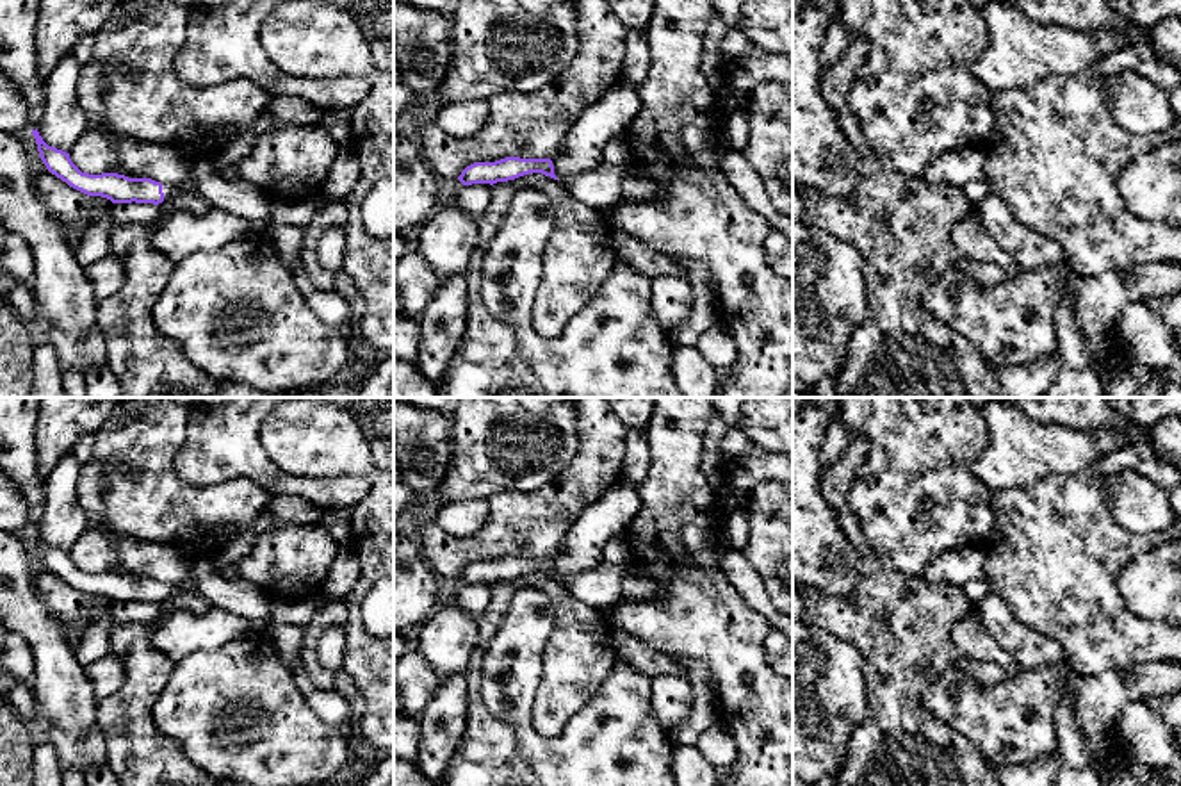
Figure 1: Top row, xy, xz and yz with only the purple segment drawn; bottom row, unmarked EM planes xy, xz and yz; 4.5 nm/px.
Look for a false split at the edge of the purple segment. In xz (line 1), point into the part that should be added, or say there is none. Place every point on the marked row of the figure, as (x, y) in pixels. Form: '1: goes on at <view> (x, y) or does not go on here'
1: does not go on here

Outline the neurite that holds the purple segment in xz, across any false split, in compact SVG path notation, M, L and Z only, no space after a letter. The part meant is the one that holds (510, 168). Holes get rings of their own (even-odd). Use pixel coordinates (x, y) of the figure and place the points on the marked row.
M506 157L495 162L474 162L461 171L458 180L463 185L472 184L493 185L497 182L515 180L529 173L542 173L545 176L558 180L550 159L520 159L520 157Z

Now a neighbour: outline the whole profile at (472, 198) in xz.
M490 184L463 185L456 201L474 219L477 219L488 207Z

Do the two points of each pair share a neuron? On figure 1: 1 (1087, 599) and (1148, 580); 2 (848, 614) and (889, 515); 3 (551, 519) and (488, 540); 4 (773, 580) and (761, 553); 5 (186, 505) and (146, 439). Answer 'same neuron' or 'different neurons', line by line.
1: different neurons
2: different neurons
3: same neuron
4: same neuron
5: same neuron

